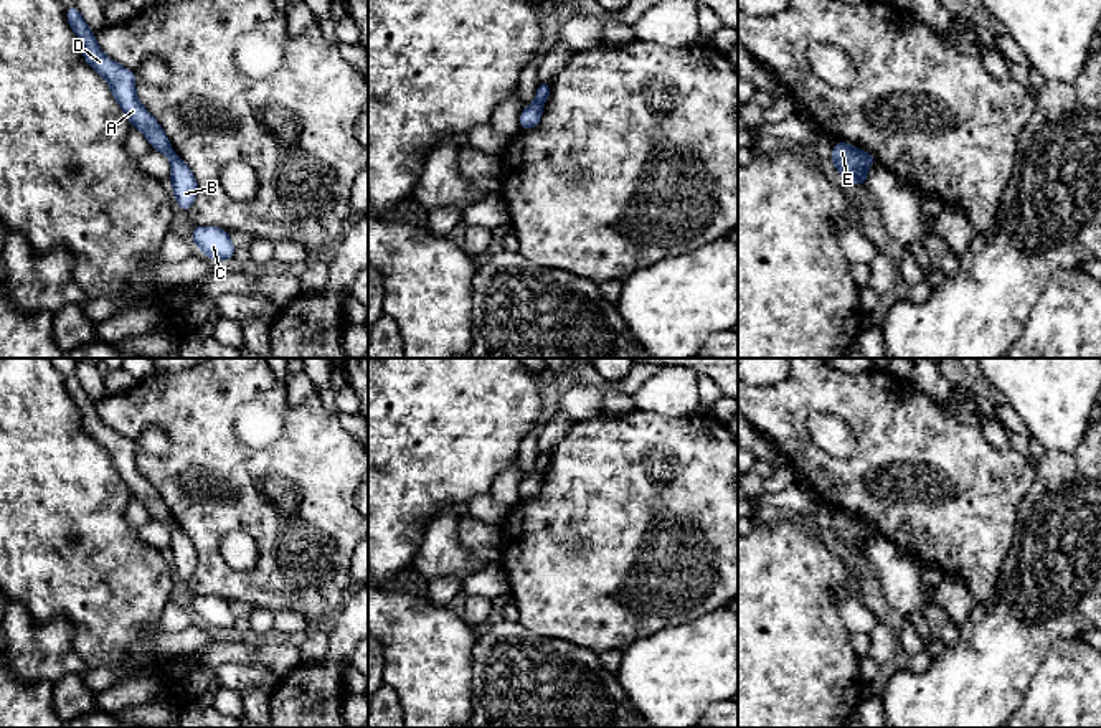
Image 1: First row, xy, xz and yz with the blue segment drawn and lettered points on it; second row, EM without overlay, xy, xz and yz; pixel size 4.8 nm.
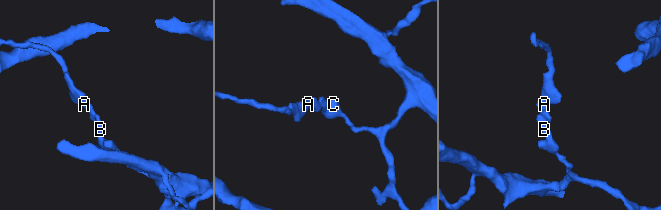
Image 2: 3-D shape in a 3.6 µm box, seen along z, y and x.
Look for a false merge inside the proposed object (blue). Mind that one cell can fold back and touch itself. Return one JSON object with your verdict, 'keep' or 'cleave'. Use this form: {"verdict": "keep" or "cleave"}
{"verdict": "cleave"}

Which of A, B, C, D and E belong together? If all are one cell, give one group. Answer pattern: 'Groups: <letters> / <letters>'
Groups: A D / B C E

